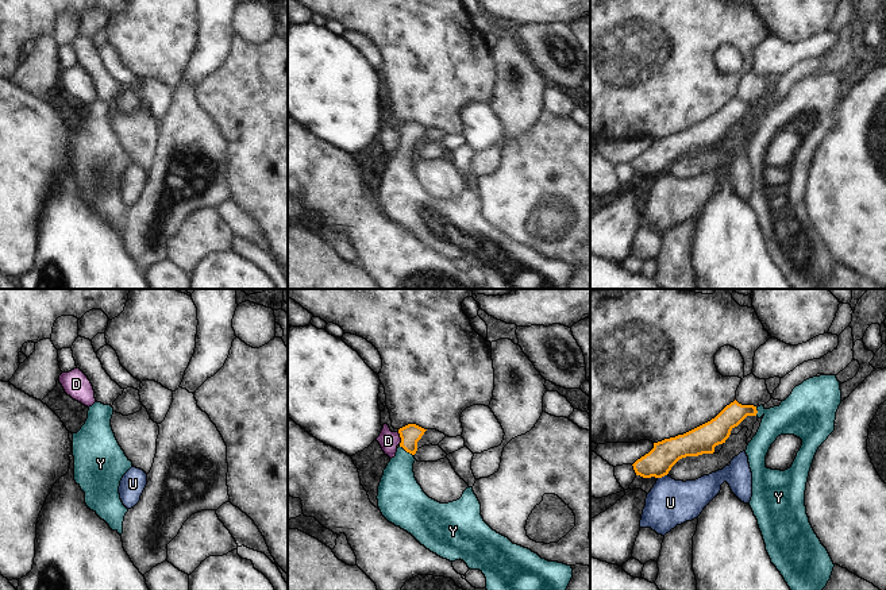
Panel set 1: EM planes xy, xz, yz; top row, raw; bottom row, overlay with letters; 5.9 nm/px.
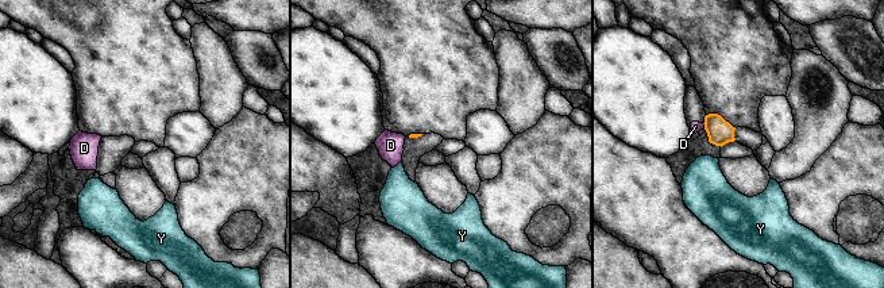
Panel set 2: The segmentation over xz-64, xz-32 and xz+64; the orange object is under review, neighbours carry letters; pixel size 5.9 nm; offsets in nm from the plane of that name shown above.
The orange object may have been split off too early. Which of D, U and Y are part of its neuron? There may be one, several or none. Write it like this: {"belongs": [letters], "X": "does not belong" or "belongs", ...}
{"belongs": ["Y"], "D": "does not belong", "U": "does not belong", "Y": "belongs"}

